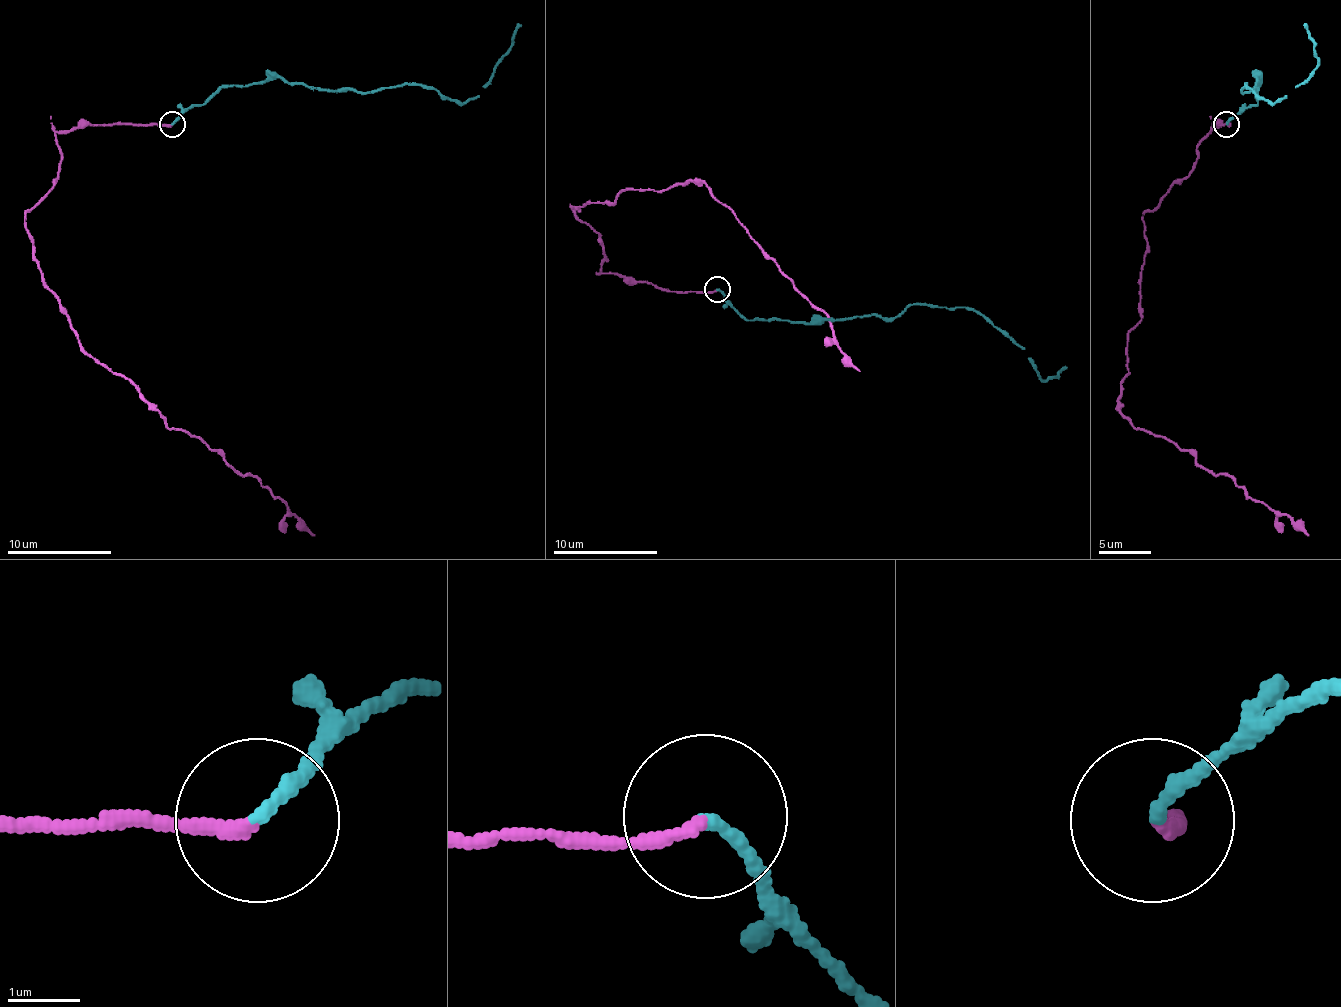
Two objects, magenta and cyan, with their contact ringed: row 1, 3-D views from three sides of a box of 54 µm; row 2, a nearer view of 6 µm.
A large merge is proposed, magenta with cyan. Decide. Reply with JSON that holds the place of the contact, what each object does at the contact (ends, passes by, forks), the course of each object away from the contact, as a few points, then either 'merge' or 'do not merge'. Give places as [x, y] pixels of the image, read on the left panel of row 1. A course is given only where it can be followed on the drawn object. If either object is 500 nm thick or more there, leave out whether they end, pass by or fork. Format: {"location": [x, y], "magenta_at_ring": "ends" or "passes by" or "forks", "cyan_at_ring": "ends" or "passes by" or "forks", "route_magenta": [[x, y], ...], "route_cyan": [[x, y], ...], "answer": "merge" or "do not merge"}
{"location": [172, 124], "magenta_at_ring": "ends", "cyan_at_ring": "ends", "route_magenta": [[173, 125], [55, 135], [58, 180], [26, 216], [42, 284], [79, 344], [314, 535]], "route_cyan": [[173, 125], [222, 88], [274, 78], [363, 93], [423, 86], [468, 101], [478, 96], [512, 44], [517, 23]], "answer": "do not merge"}

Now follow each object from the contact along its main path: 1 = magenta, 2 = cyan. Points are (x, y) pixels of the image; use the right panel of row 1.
1: (1225, 125), (1142, 216), (1142, 321), (1126, 344), (1121, 415), (1309, 535)
2: (1225, 125), (1257, 104), (1257, 78), (1252, 91), (1244, 93), (1244, 86), (1275, 101), (1317, 65), (1304, 23)

